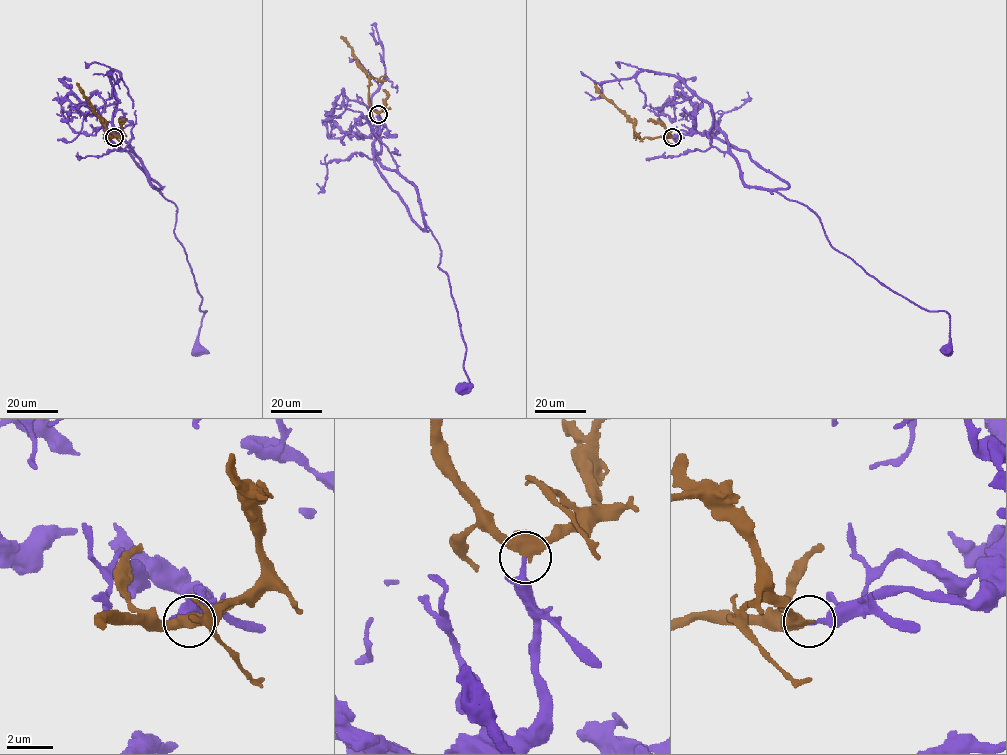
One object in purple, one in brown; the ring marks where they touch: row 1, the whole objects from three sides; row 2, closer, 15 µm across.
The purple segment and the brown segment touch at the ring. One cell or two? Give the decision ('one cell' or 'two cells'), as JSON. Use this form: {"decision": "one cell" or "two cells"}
{"decision": "one cell"}

